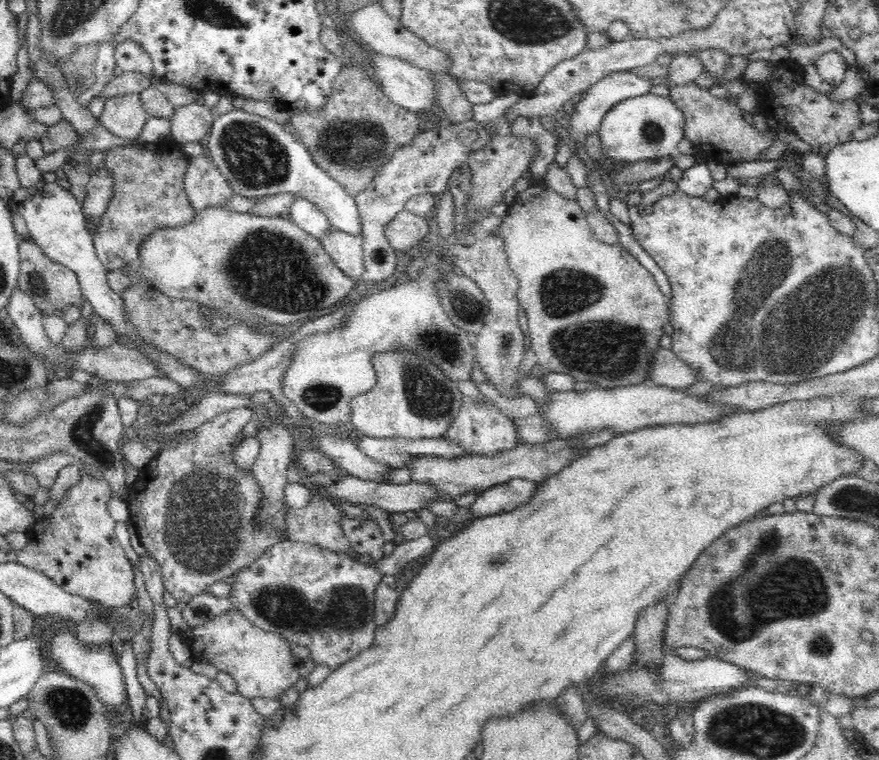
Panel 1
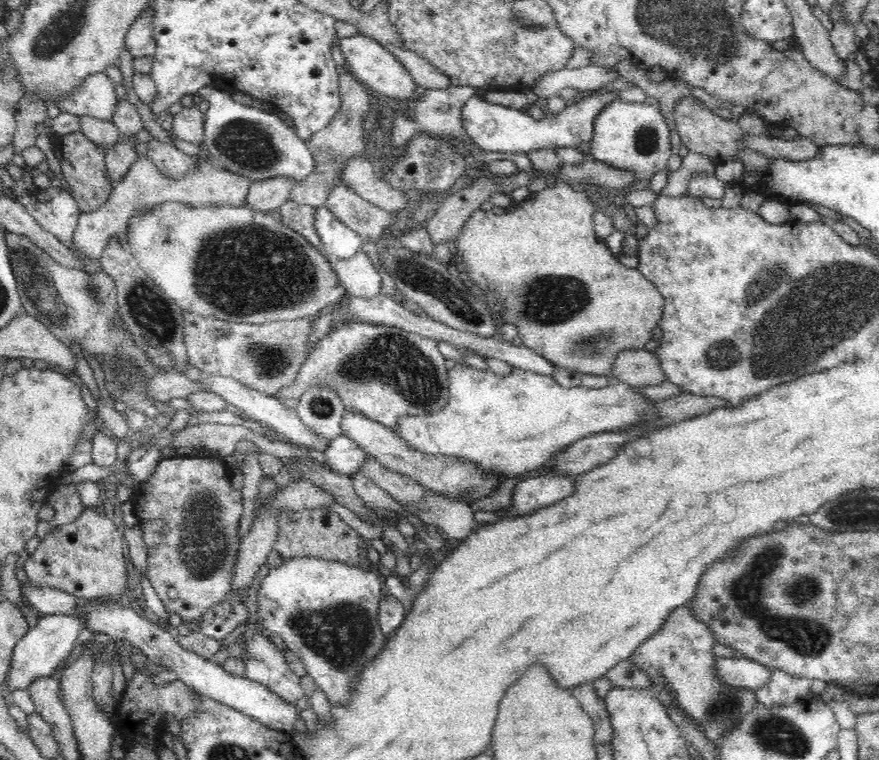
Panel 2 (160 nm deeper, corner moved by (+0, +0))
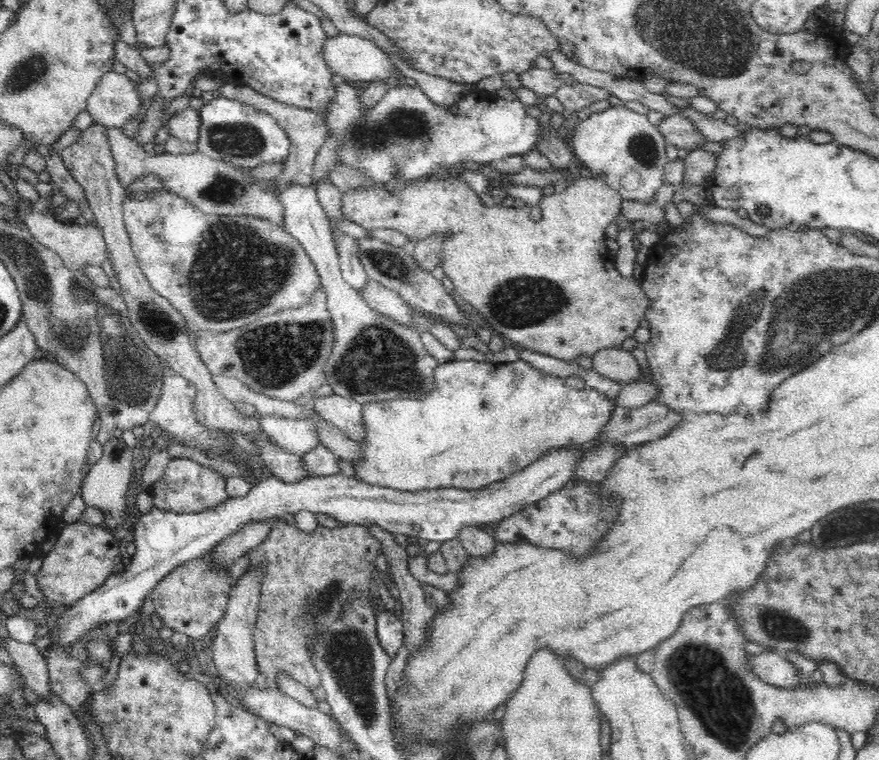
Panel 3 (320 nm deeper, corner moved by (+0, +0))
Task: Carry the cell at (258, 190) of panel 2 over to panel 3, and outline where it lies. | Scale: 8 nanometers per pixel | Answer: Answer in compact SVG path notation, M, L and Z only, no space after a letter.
M226 82L220 89L221 94L219 96L224 95L225 97L239 100L242 103L258 107L260 110L264 109L264 112L274 117L282 127L282 130L287 133L288 139L290 139L290 143L292 143L292 148L290 148L290 154L285 160L285 170L278 179L271 182L272 188L275 188L277 193L280 194L282 190L286 190L286 188L290 186L290 182L299 184L299 186L311 186L313 184L316 156L318 156L319 149L322 148L327 140L327 128L322 115L310 109L293 107L275 101L254 91L254 89L248 85L233 85Z

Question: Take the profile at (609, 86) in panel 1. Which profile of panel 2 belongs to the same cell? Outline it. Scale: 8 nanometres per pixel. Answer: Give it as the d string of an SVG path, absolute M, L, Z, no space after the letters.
M619 90L605 95L593 91L587 99L574 102L552 118L544 117L540 120L514 106L488 103L482 97L474 95L463 106L462 124L469 138L486 152L528 153L535 149L576 147L592 142L594 119L604 105L619 100L616 97L617 91Z

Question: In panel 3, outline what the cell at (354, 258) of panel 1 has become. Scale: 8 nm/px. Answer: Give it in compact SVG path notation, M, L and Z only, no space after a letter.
M368 278L367 288L360 295L374 310L408 328L414 327L415 309L392 290Z

